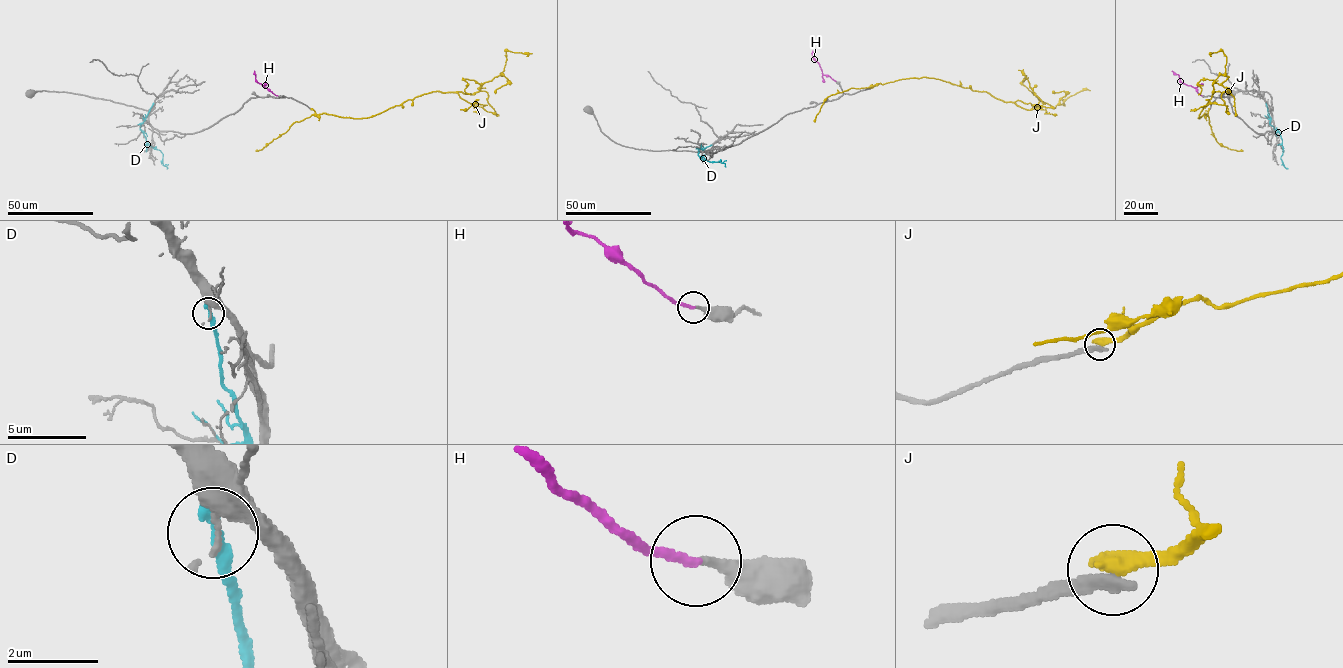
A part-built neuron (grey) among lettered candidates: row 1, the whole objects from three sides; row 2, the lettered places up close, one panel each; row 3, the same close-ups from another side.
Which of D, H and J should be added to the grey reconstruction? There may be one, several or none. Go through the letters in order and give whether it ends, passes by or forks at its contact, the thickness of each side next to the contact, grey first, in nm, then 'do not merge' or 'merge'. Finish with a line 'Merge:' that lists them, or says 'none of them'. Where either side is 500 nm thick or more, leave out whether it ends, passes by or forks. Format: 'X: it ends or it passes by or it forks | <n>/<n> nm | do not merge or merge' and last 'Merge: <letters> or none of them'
D: it ends | 180/360 nm | do not merge
H: it ends | 200/200 nm | merge
J: 320/500 nm | do not merge
Merge: H

